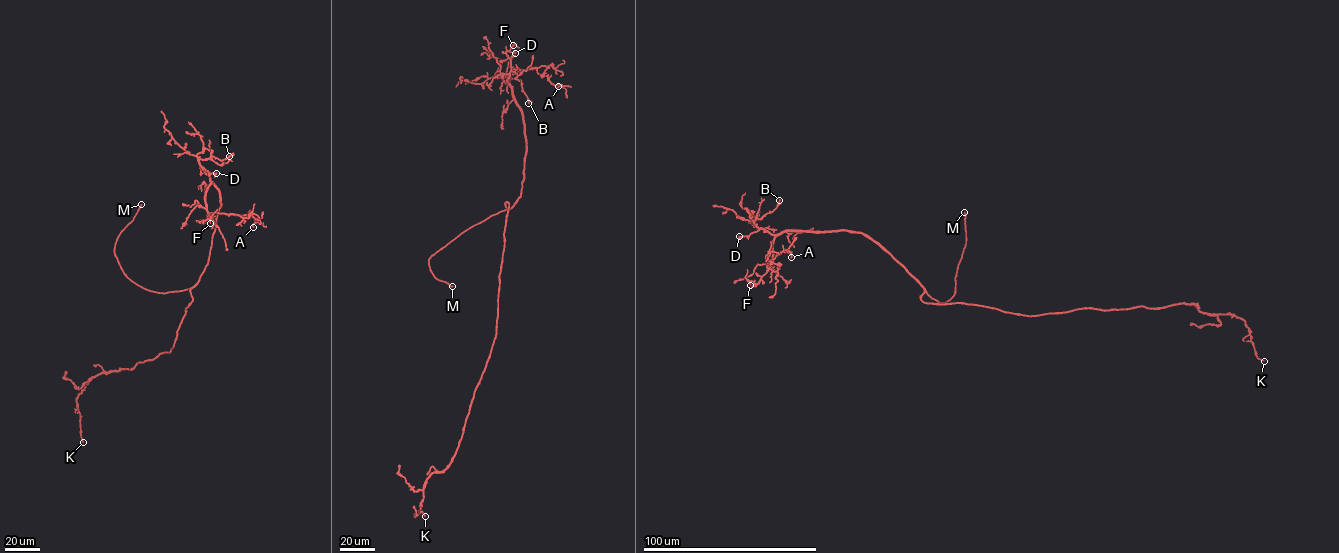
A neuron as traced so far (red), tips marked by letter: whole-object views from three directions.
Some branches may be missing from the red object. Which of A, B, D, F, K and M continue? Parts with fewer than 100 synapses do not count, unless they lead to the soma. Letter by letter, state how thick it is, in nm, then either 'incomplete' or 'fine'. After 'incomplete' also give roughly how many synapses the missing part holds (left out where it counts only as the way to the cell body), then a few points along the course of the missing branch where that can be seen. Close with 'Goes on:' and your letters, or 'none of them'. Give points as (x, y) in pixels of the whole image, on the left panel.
A: 100 nm thick; fine
B: 160 nm thick; fine
D: 130 nm thick; fine
F: 100 nm thick; fine
K: 110 nm thick; fine
M: 130 nm thick; incomplete; missing branch runs (141, 204), (167, 185), (193, 175), (209, 161)
Goes on: M

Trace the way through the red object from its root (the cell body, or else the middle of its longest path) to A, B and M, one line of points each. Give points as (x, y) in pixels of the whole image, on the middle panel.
A: (502, 255), (506, 202), (509, 208), (520, 195), (526, 150), (509, 73), (535, 68), (558, 86)
B: (502, 255), (506, 202), (509, 208), (520, 195), (526, 141), (512, 86), (498, 75), (519, 80), (528, 103)
M: (502, 255), (509, 207), (506, 202), (506, 209), (469, 227), (429, 259), (433, 276), (452, 286)

